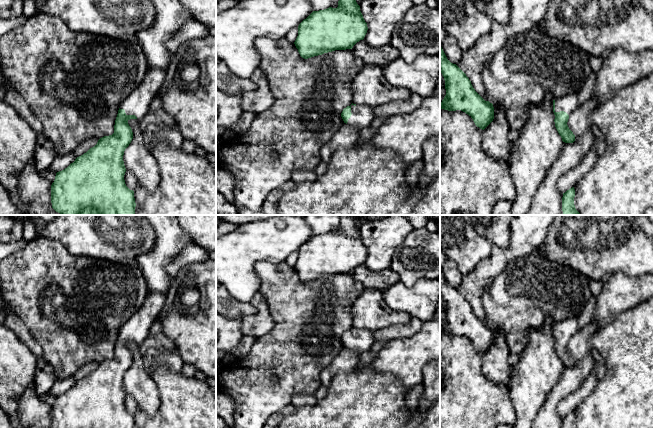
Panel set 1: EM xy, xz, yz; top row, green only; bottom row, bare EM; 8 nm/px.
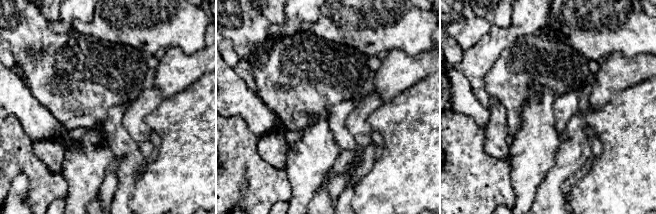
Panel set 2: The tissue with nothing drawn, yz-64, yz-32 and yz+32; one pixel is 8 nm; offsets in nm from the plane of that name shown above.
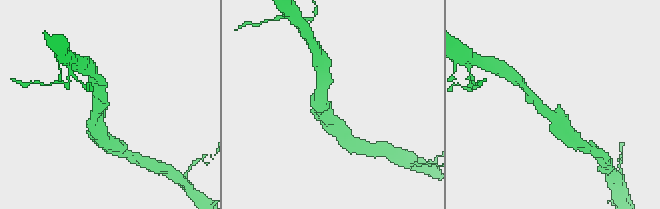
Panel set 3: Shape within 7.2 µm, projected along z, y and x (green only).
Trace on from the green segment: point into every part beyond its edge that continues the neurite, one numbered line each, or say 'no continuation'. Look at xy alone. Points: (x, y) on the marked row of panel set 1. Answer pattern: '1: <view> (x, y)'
1: xy (138, 102)

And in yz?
1: yz (568, 103)

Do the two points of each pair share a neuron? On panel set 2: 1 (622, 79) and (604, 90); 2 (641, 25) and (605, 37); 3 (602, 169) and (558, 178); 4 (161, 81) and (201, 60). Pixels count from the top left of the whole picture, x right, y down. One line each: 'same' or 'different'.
1: same
2: same
3: different
4: same

